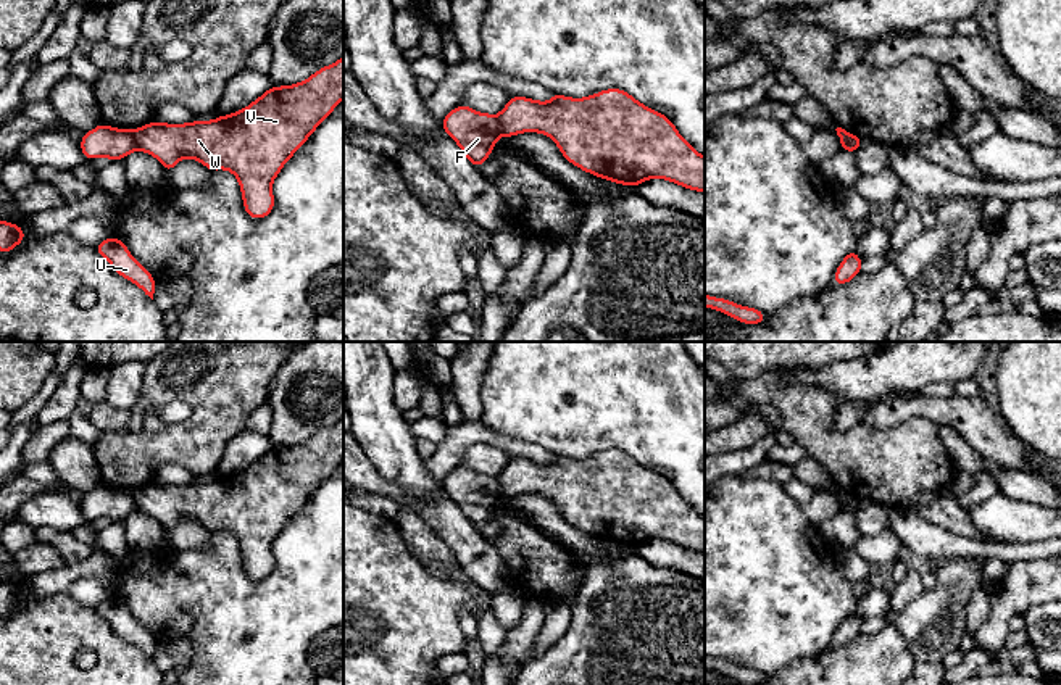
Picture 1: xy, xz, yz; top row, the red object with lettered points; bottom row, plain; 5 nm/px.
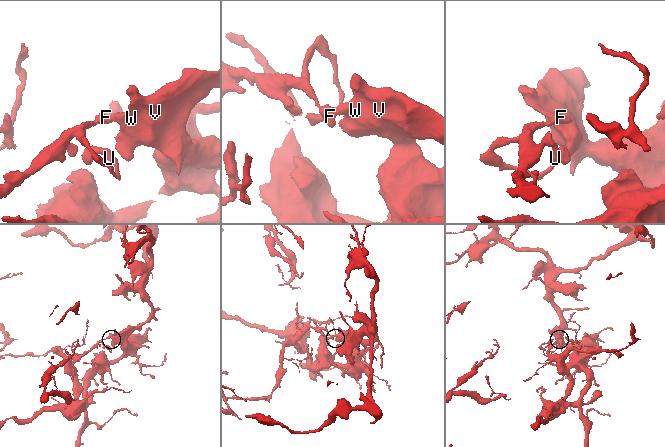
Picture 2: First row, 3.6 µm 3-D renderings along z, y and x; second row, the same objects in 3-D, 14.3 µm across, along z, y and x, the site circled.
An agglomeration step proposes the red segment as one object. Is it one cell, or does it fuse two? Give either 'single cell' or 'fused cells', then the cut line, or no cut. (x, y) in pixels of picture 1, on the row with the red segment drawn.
fused cells; cut xy (131, 131), (137, 149)

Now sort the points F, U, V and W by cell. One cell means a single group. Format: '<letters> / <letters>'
F U / V W

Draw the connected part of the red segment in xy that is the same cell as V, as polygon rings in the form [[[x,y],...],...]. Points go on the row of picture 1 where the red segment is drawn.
[[[343,56],[331,66],[318,69],[303,82],[273,85],[253,103],[232,114],[185,124],[155,121],[134,129],[132,135],[137,150],[155,156],[168,174],[184,158],[193,158],[210,171],[229,169],[239,179],[245,213],[253,219],[263,219],[276,203],[271,190],[273,181],[342,98]]]

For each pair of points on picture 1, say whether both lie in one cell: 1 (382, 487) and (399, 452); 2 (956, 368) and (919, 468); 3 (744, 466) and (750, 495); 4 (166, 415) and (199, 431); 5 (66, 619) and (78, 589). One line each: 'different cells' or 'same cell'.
1: different cells
2: different cells
3: different cells
4: different cells
5: different cells

